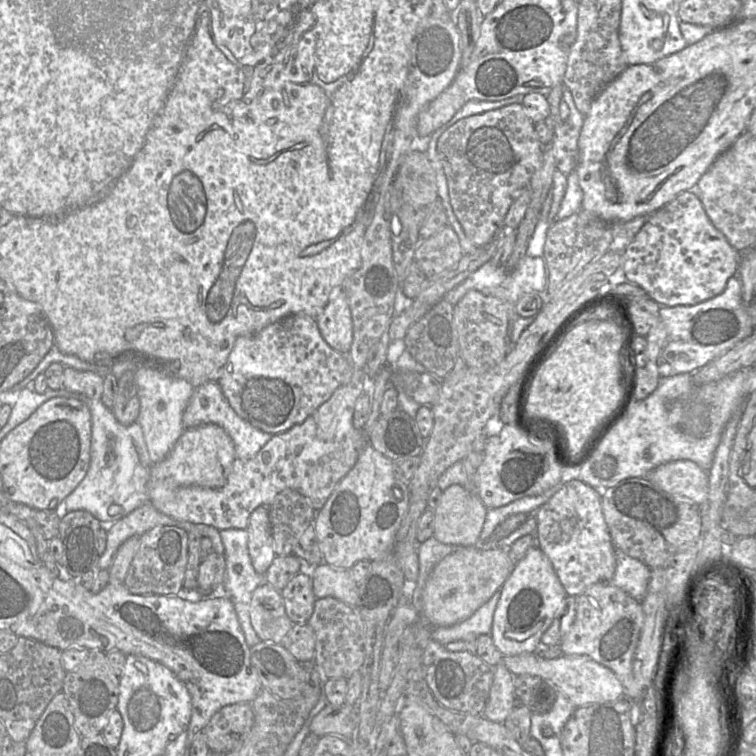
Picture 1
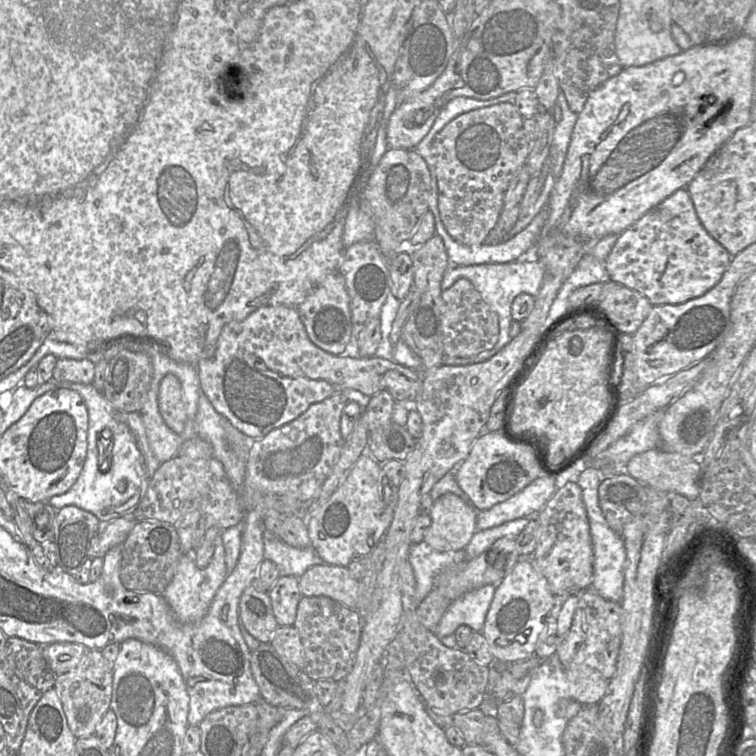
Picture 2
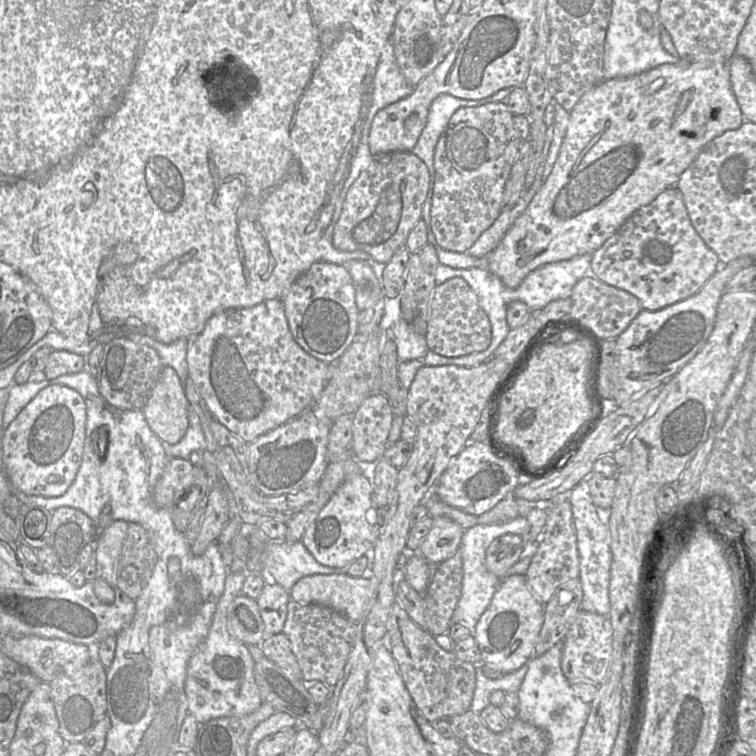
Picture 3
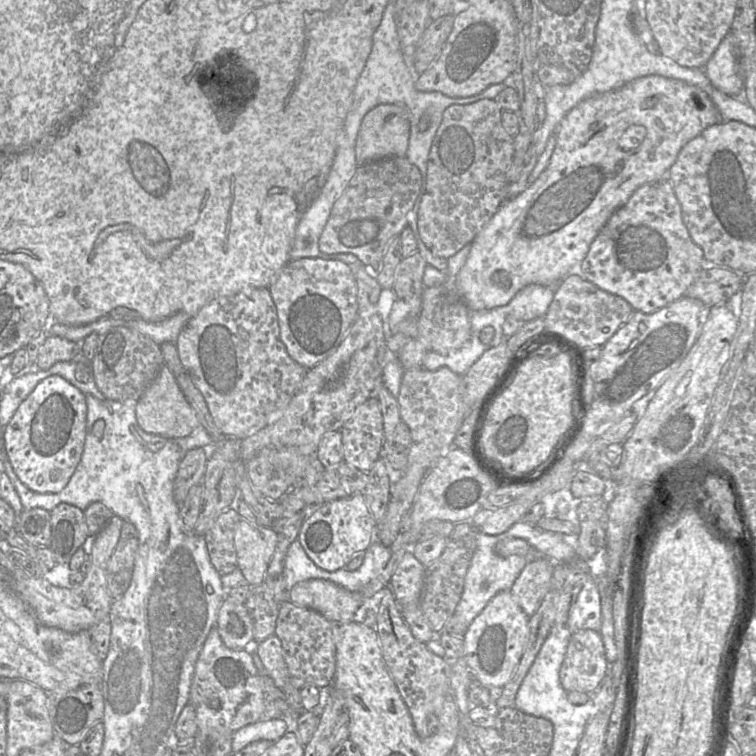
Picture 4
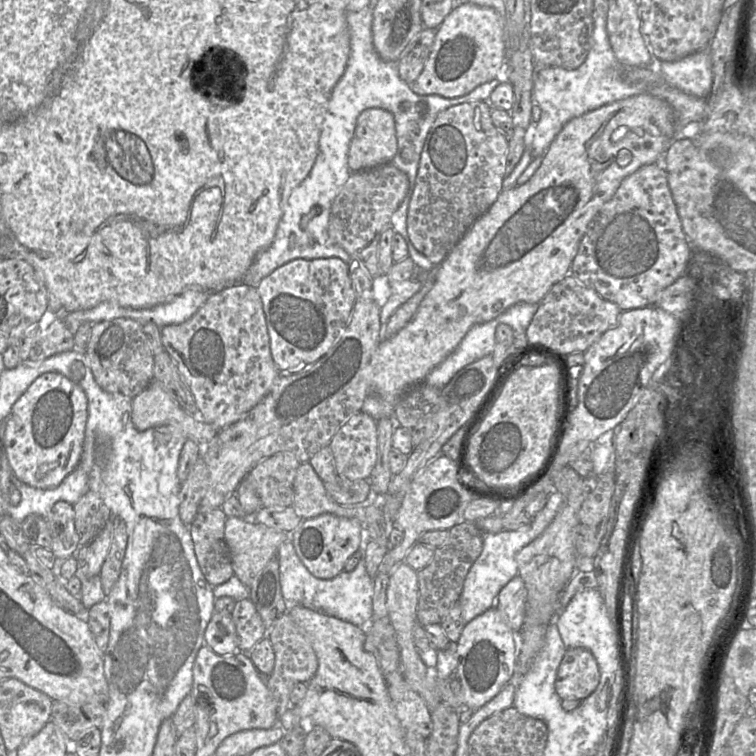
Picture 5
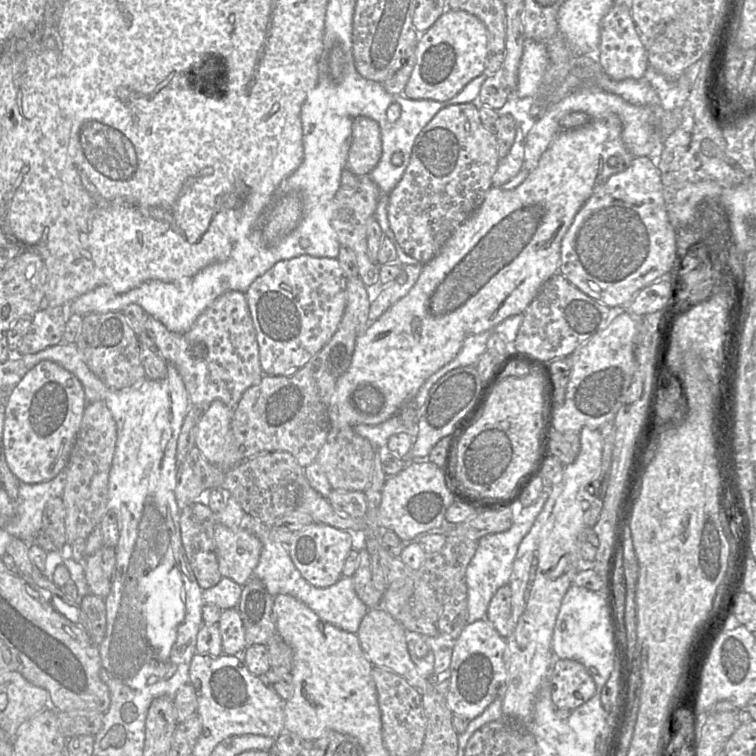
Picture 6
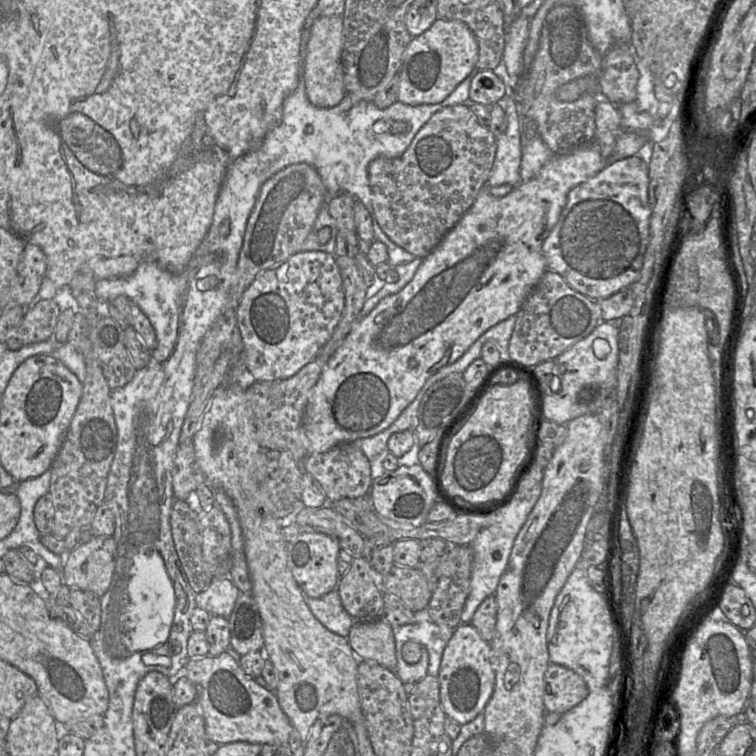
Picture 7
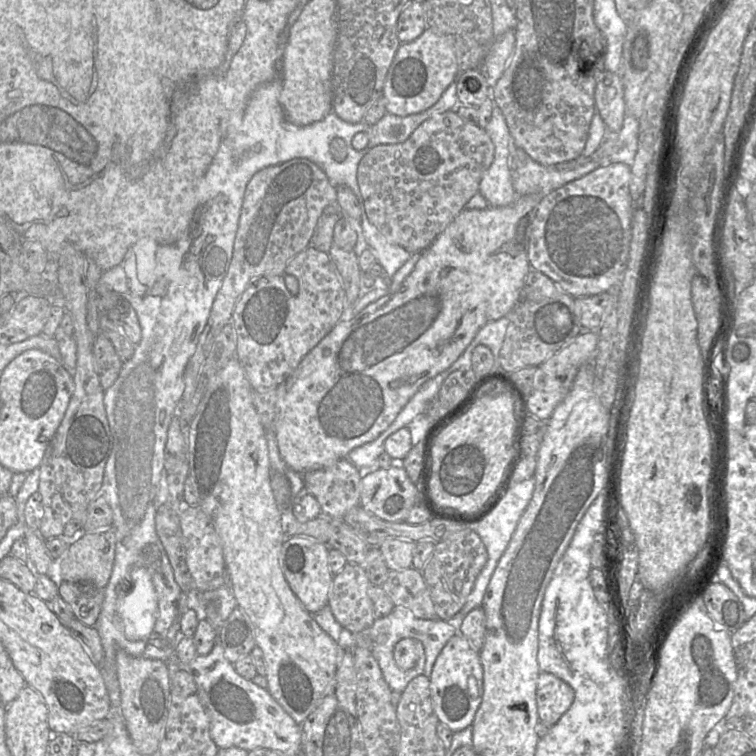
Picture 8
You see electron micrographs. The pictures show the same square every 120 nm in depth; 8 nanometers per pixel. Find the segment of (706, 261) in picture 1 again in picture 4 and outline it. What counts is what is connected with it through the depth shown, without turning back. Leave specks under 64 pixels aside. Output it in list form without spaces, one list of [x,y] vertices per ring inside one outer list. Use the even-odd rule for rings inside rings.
[[[665,179],[639,187],[626,204],[611,215],[591,243],[578,272],[598,288],[625,299],[635,311],[650,314],[685,296],[704,265],[704,253],[691,239],[672,184]]]

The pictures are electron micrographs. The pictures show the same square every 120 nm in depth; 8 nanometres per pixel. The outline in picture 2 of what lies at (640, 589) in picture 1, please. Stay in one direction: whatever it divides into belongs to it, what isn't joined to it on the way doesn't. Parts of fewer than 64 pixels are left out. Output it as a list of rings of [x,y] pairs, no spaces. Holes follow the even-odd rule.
[[[587,466],[580,473],[577,484],[582,489],[582,499],[587,512],[593,548],[593,580],[590,589],[607,600],[621,603],[626,549],[623,539],[609,526],[600,507],[598,488],[606,478],[608,477],[605,477],[600,470]]]

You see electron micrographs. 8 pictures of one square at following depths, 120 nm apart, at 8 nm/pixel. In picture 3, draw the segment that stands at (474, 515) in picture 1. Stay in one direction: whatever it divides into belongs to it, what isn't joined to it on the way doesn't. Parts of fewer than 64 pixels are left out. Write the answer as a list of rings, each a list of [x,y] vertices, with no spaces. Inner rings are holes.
[[[433,517],[433,524],[423,538],[419,553],[429,562],[439,564],[459,550],[464,529],[447,517]]]

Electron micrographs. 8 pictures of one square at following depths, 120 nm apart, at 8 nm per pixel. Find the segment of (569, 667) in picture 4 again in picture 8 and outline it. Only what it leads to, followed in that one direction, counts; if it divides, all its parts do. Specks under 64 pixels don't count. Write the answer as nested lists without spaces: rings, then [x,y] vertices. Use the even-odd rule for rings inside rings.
[[[542,672],[537,679],[536,702],[540,721],[554,725],[570,708],[575,698],[573,688],[552,673]]]

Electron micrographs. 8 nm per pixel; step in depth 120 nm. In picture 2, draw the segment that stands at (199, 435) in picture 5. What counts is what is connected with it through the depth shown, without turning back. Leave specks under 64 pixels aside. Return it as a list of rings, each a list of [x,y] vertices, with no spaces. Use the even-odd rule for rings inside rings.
[[[173,374],[165,375],[160,383],[158,407],[166,425],[181,434],[186,426],[186,409],[181,383]]]

